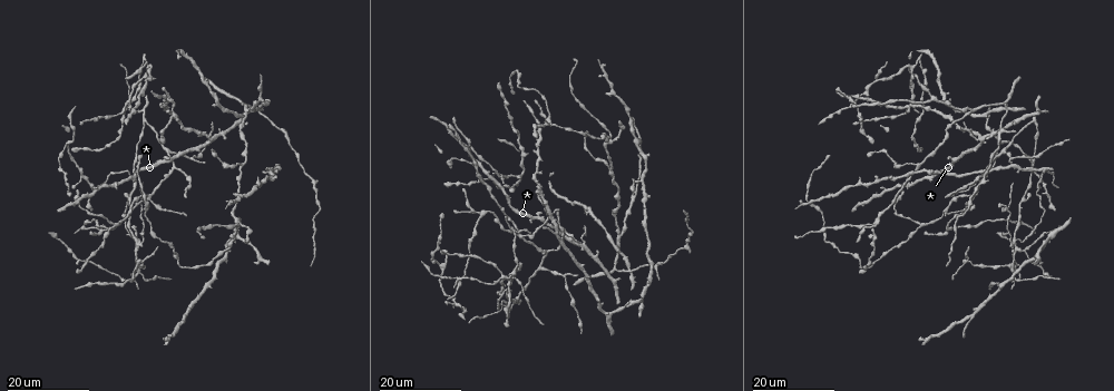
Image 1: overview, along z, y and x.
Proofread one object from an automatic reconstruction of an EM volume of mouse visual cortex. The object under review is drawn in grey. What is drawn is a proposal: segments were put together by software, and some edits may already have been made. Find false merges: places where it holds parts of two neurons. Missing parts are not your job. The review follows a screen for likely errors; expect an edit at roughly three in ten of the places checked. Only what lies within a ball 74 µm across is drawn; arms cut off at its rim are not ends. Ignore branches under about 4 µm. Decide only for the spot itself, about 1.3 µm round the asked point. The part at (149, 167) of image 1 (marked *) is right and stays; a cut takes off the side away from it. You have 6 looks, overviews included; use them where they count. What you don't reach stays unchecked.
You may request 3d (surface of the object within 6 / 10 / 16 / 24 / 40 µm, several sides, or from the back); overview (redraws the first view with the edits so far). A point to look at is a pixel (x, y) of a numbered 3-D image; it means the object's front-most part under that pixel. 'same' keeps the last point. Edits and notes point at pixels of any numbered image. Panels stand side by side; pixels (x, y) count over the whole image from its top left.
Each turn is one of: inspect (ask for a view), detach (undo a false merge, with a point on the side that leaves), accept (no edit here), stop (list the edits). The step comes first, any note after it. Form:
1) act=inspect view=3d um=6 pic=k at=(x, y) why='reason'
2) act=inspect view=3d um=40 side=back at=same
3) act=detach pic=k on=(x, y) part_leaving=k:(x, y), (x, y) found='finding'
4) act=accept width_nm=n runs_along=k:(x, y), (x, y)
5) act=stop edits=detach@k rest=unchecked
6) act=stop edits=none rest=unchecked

act=inspect view=3d um=24 pic=1 at=(457, 157)

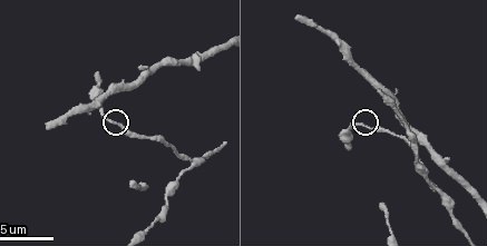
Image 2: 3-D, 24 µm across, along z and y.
act=inspect view=3d um=10 pic=2 at=(114, 122)

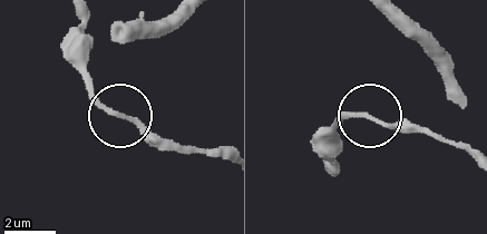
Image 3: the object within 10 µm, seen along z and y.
act=accept width_nm=170 found='continuous, no second neuron'

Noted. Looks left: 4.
act=inspect view=3d um=16 pic=1 at=(518, 231)

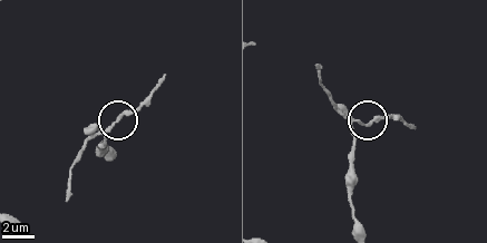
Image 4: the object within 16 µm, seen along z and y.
act=inspect view=3d um=6 pic=4 at=(114, 124) why='zoom in'

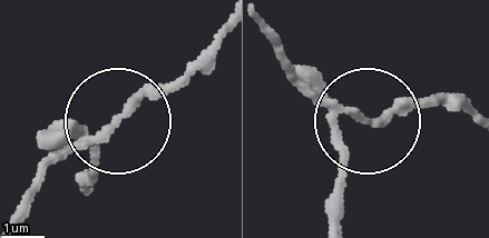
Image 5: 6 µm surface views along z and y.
act=accept arms=3 found='one neuron here'

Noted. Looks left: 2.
act=inspect view=3d um=24 pic=1 at=(1017, 241)

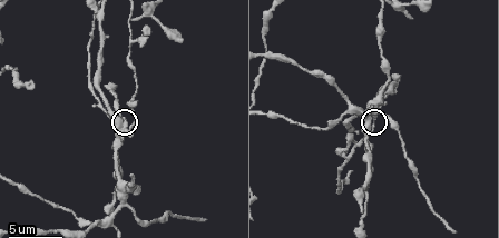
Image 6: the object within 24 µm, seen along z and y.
act=inspect view=3d um=6 pic=6 at=(374, 116)

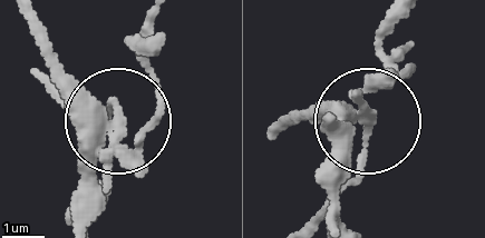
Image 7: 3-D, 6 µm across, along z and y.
act=detach pic=7 on=(105, 187) part_leaving=7:(368, 118), (360, 168), (314, 221) found='a second neuron is stuck on'

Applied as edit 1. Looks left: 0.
act=stop edits=detach@7 rest=unchecked

